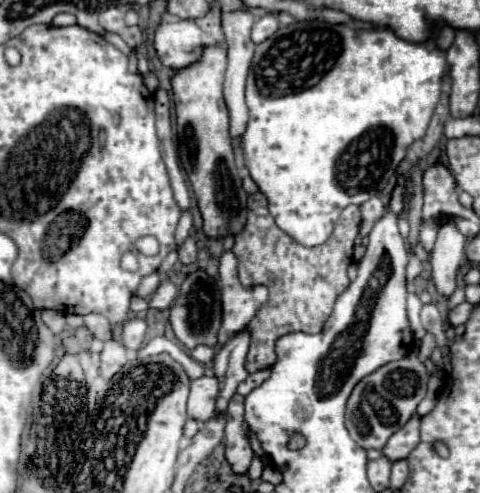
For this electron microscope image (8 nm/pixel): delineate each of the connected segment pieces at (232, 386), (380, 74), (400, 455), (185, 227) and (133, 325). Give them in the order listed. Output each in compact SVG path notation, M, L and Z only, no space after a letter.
M241 331L233 335L215 355L213 371L219 381L219 395L215 401L215 413L225 413L231 397L237 391L237 385L247 379L245 355L249 349L249 333Z
M295 21L287 27L279 27L273 37L259 43L255 47L255 57L253 57L249 77L247 77L247 87L245 87L249 121L247 121L245 133L241 135L241 149L243 149L243 159L249 169L249 175L257 183L259 191L267 197L269 213L275 217L277 225L287 235L291 235L297 243L301 243L305 247L323 245L329 239L339 213L347 205L361 205L367 199L371 199L373 195L377 195L389 183L389 179L397 171L399 163L405 159L407 147L415 139L421 139L425 135L431 115L435 111L435 105L439 101L441 77L447 71L449 69L447 69L447 61L445 61L445 51L439 51L433 43L417 45L417 43L403 41L391 29L385 29L385 27L355 31L347 25L331 25L325 21Z
M411 417L407 425L403 425L399 431L391 435L381 453L391 463L395 463L399 459L407 459L407 455L411 453L411 449L415 449L417 443L419 443L419 417Z
M183 211L179 225L177 225L177 233L175 233L177 245L181 245L185 241L185 237L189 235L189 229L191 229L191 211Z
M129 319L125 325L123 325L123 331L121 331L121 343L131 349L131 351L137 351L141 345L143 345L143 337L145 337L145 321L143 319Z

